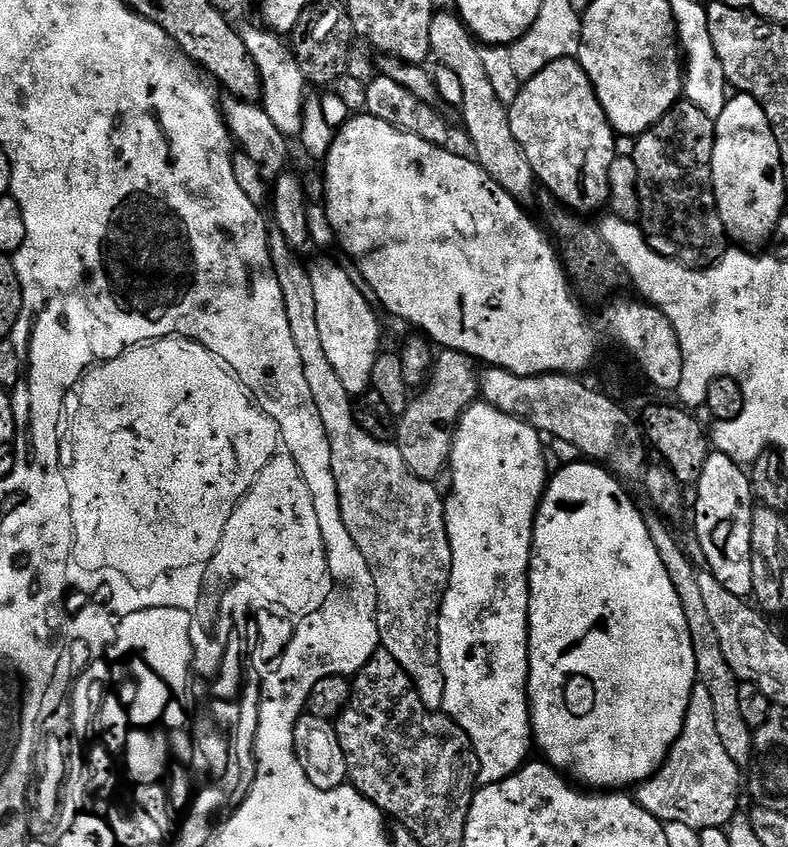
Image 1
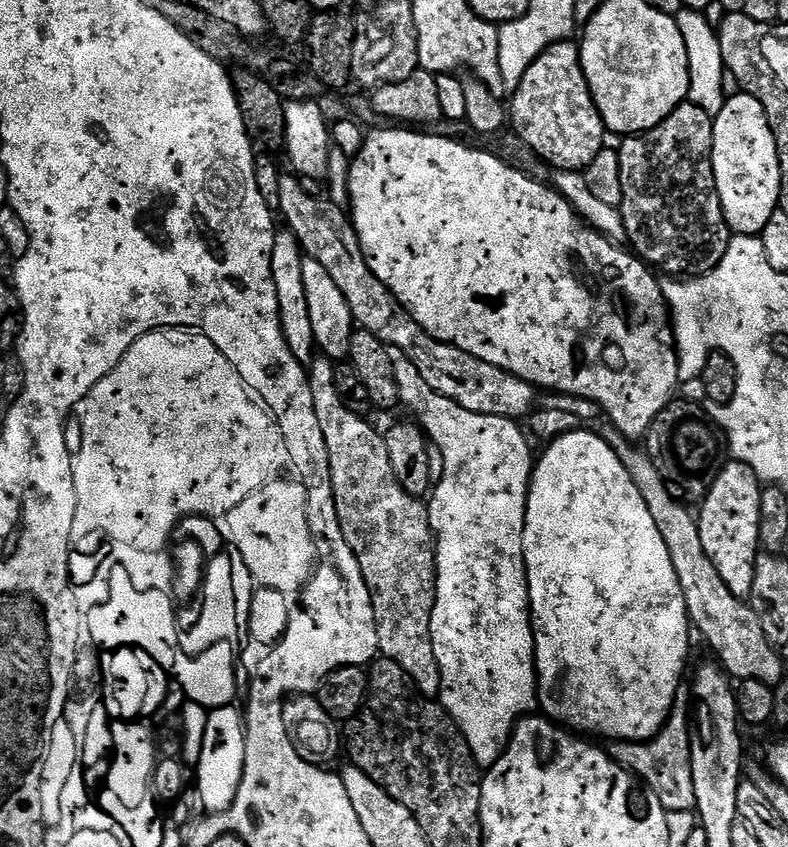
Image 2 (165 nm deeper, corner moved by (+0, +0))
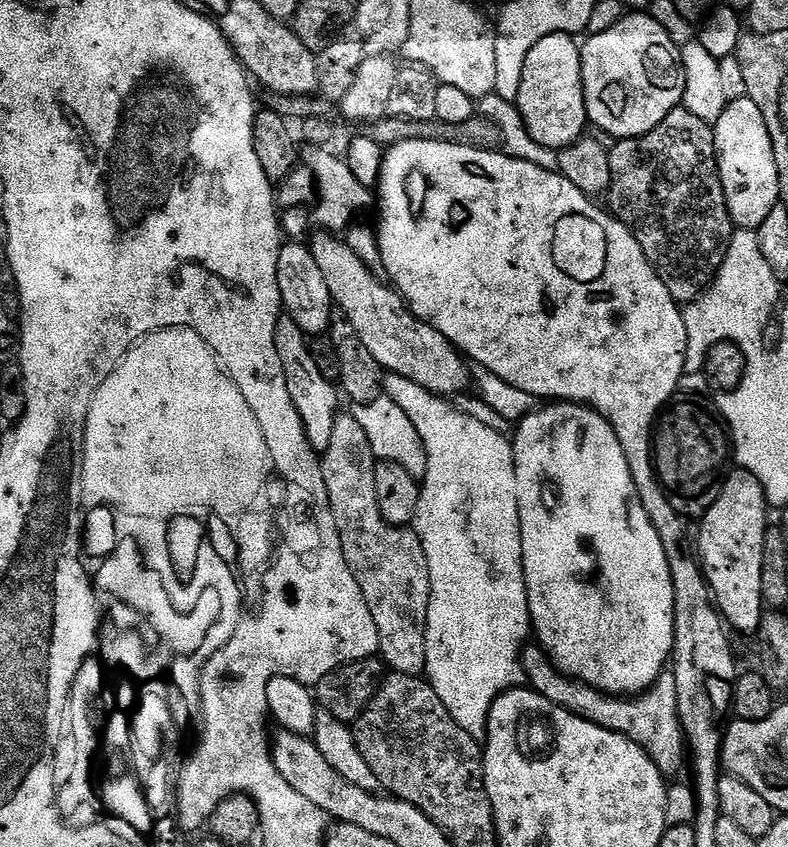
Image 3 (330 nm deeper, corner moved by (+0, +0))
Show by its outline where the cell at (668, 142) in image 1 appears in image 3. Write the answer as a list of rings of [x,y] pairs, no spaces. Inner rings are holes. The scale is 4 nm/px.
[[[683,106],[675,108],[654,130],[650,130],[641,136],[631,138],[620,138],[615,141],[616,145],[611,145],[608,157],[610,158],[610,186],[606,193],[606,200],[612,203],[610,207],[611,215],[617,220],[621,220],[632,232],[632,237],[642,246],[642,254],[650,262],[650,266],[662,278],[662,286],[670,290],[670,294],[676,303],[681,306],[687,306],[716,279],[716,272],[720,269],[720,264],[724,260],[724,250],[730,239],[730,229],[733,227],[732,220],[728,217],[728,207],[724,204],[724,192],[720,188],[720,171],[716,168],[716,133],[713,125],[702,118],[695,117],[694,114],[687,111]]]

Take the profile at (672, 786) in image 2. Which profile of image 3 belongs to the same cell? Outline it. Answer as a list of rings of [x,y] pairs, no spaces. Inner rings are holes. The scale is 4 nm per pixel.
[[[531,647],[521,651],[520,665],[524,668],[527,683],[533,692],[542,694],[542,698],[554,702],[554,706],[562,706],[562,710],[572,712],[611,732],[628,736],[661,770],[667,770],[675,762],[680,748],[682,752],[682,733],[680,715],[676,713],[676,694],[671,687],[653,686],[635,698],[605,696],[587,684],[581,684],[579,680],[569,680],[552,667],[543,648]]]

